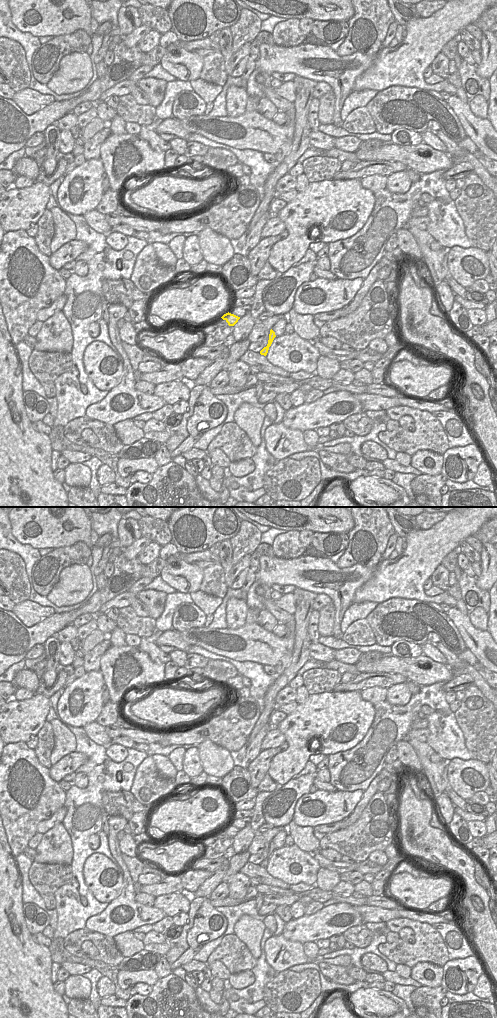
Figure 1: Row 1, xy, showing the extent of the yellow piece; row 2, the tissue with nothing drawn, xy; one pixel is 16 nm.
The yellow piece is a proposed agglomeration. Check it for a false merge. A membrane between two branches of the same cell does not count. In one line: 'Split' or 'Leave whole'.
Leave whole

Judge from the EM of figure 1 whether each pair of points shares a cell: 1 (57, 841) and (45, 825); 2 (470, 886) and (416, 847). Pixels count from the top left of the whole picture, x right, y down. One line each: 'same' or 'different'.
1: different
2: same

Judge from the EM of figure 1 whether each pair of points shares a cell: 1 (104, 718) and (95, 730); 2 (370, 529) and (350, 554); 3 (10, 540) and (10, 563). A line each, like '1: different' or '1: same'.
1: different
2: same
3: different

